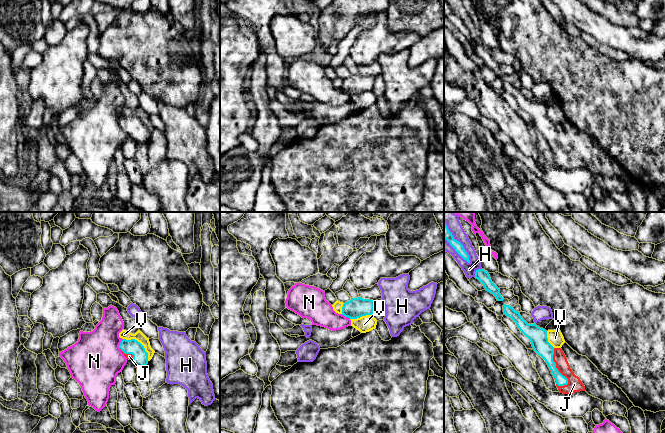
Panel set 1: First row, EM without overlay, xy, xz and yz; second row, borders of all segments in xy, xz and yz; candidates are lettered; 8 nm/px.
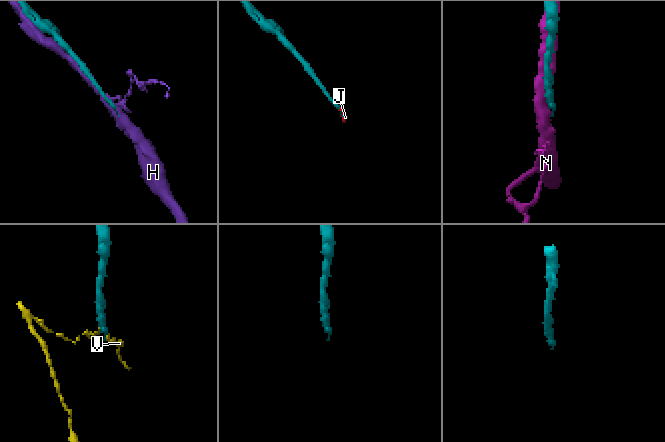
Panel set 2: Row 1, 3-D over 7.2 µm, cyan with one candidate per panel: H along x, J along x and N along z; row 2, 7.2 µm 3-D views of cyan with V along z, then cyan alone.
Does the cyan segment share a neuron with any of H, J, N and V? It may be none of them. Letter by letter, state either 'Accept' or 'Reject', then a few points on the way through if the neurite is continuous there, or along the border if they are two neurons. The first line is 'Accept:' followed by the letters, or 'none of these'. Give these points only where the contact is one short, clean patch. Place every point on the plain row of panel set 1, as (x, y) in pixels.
Accept: J
H: Reject
J: Accept. Path across: yz (540, 120), (553, 133), (556, 144), (574, 160)
N: Reject
V: Reject. Boundary: xy (123, 114), (136, 115), (143, 122), (148, 136)

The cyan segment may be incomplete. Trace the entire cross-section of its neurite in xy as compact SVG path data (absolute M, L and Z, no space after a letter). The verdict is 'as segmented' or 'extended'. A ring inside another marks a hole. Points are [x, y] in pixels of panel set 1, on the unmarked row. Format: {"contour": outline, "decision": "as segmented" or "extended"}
{"contour": "M123 115L119 121L119 124L124 132L136 141L136 144L147 142L148 129L145 127L144 122L137 116Z", "decision": "extended"}

